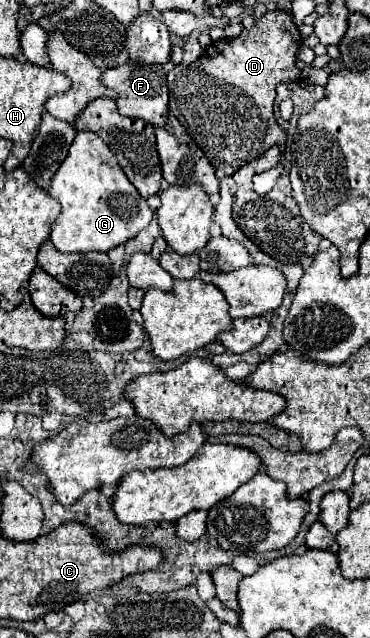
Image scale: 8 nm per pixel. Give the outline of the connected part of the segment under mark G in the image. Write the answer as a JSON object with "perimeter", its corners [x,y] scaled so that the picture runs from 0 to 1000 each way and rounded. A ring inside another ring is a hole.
{"perimeter":[[[205,207],[205,216],[178,248],[157,260],[151,273],[141,276],[130,304],[168,320],[168,332],[157,335],[135,364],[135,376],[162,395],[249,395],[249,392],[292,395],[346,379],[351,373],[362,373],[378,361],[389,361],[405,351],[416,335],[395,320],[395,313],[373,304],[373,298],[341,279],[341,273],[308,251],[308,241],[292,235],[292,229],[259,210],[243,210],[243,207]]]}

